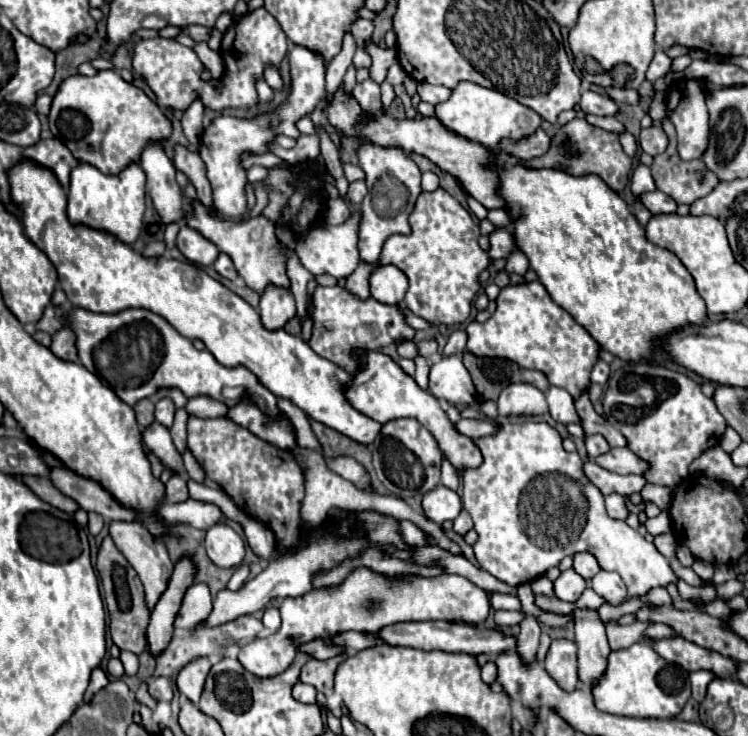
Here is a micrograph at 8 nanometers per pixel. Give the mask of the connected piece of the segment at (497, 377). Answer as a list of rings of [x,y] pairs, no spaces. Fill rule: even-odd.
[[[465,353],[463,363],[467,365],[479,399],[491,399],[497,401],[499,393],[509,383],[531,383],[543,393],[549,389],[549,381],[539,371],[529,371],[519,367],[513,361],[507,359],[491,359],[491,357],[475,357],[471,353]]]

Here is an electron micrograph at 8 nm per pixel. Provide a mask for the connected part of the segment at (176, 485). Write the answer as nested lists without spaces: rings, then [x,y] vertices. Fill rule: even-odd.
[[[173,475],[169,479],[169,483],[165,485],[165,499],[171,503],[179,503],[189,499],[189,491],[187,491],[187,483],[181,475]]]

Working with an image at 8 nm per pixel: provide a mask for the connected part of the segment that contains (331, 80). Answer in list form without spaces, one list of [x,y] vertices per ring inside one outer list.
[[[347,31],[345,37],[343,37],[343,47],[341,47],[341,53],[335,55],[329,65],[327,65],[327,97],[331,97],[335,93],[335,89],[339,87],[339,83],[343,81],[345,73],[347,73],[347,67],[353,63],[353,55],[355,55],[355,39],[353,35]]]

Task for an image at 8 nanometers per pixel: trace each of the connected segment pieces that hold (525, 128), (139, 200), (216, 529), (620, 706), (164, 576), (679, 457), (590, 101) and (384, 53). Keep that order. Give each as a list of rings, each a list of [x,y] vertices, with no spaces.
[[[461,81],[451,91],[451,97],[447,101],[437,103],[435,105],[435,117],[449,131],[453,131],[453,133],[457,133],[457,135],[461,135],[469,141],[475,141],[475,143],[483,145],[493,155],[501,153],[499,143],[503,139],[521,141],[521,139],[533,135],[539,129],[541,121],[543,121],[533,109],[527,109],[525,105],[519,105],[515,99],[511,99],[503,93],[481,87],[481,85],[471,83],[471,81]]]
[[[79,163],[71,171],[67,193],[67,215],[73,223],[91,225],[93,229],[107,229],[121,241],[133,243],[141,231],[141,219],[145,211],[145,173],[139,163],[129,163],[117,175],[99,173],[89,163]]]
[[[225,523],[207,529],[205,549],[209,559],[219,567],[239,567],[245,557],[245,541]]]
[[[639,641],[623,651],[611,651],[609,665],[603,679],[593,687],[595,705],[607,713],[649,719],[677,717],[691,697],[689,673],[663,659],[649,643]]]
[[[113,521],[111,527],[109,527],[109,535],[113,537],[117,549],[125,555],[125,559],[129,561],[129,565],[137,571],[143,587],[145,587],[145,595],[149,597],[149,609],[155,607],[157,599],[161,597],[161,593],[167,589],[167,583],[171,579],[171,573],[173,573],[173,563],[167,555],[167,547],[163,543],[163,539],[155,537],[149,533],[149,529],[145,529],[143,523],[139,521]]]
[[[629,363],[609,377],[603,411],[607,421],[627,437],[627,447],[651,465],[653,471],[647,471],[643,477],[649,483],[671,489],[689,475],[689,465],[701,453],[719,445],[727,429],[713,399],[701,393],[699,383],[683,373],[647,363]]]
[[[585,91],[581,95],[579,105],[581,105],[583,113],[593,113],[593,115],[615,117],[619,113],[619,105],[611,97],[605,97],[605,95],[599,95],[599,93],[593,93],[593,91]]]
[[[371,39],[365,45],[365,51],[371,55],[373,65],[371,65],[371,79],[377,83],[383,83],[387,79],[387,71],[389,67],[397,61],[397,53],[393,49],[381,49],[379,45],[375,45]]]

